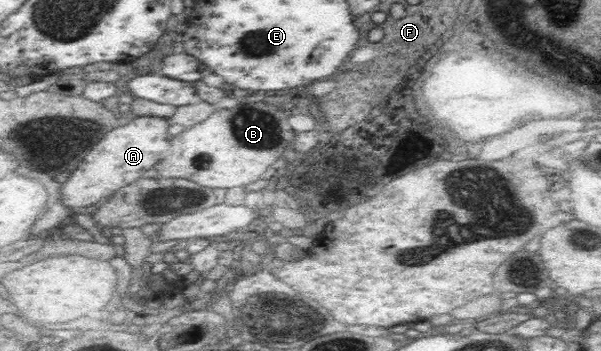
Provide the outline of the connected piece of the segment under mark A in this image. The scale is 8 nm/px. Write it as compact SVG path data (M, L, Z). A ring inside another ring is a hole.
M133 118L129 124L109 130L81 160L79 168L71 172L67 182L61 186L61 206L67 208L87 208L100 206L110 198L116 190L141 179L153 175L155 164L165 158L163 142L167 142L166 118Z

